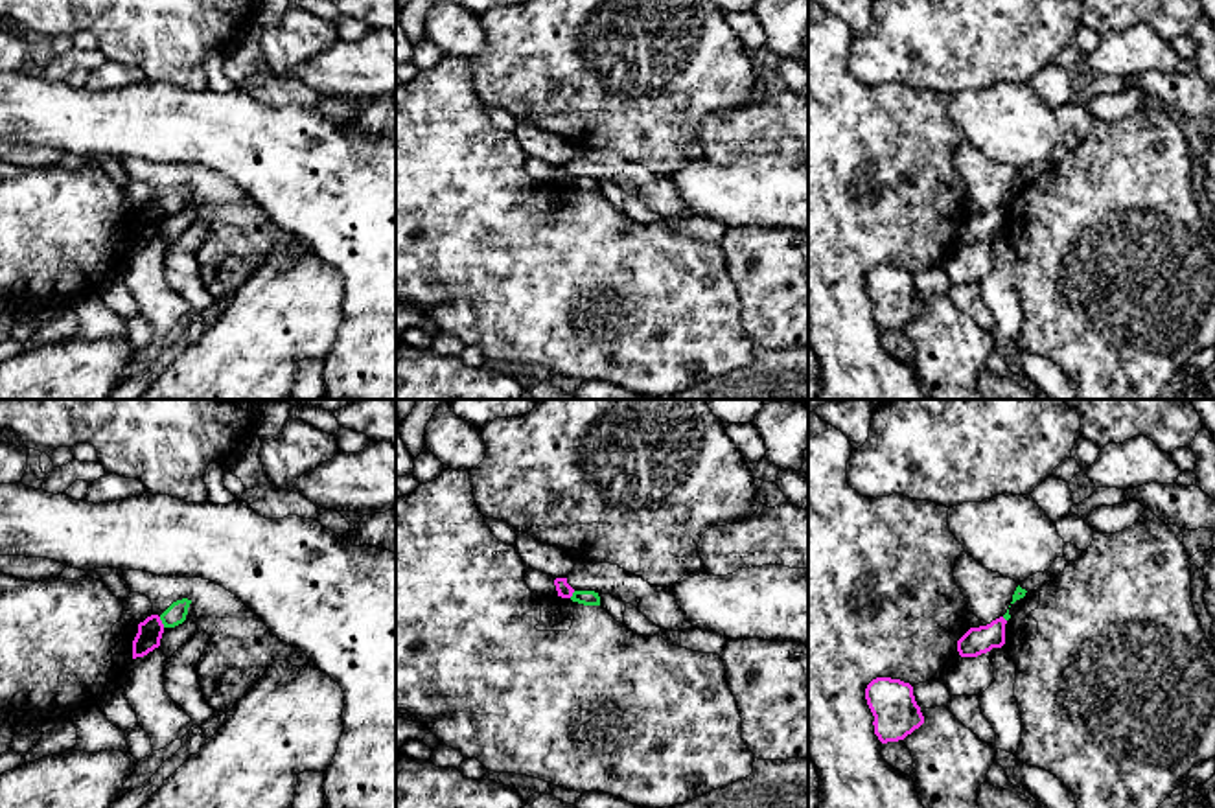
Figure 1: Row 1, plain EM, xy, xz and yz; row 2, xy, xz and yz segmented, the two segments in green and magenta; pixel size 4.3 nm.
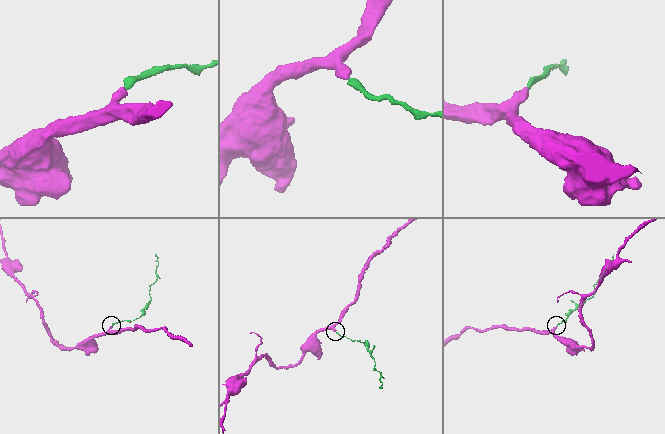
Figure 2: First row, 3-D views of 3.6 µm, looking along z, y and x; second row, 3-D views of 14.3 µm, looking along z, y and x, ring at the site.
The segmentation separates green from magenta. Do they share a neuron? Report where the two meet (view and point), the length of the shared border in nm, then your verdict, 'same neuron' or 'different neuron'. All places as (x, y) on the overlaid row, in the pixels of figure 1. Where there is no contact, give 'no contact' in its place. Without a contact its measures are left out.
xy (162, 623) | 50 nm | different neuron

